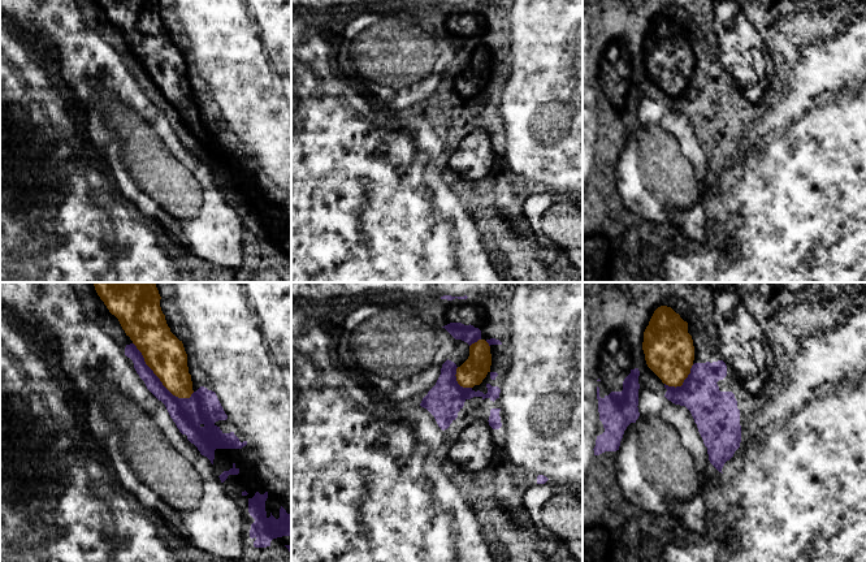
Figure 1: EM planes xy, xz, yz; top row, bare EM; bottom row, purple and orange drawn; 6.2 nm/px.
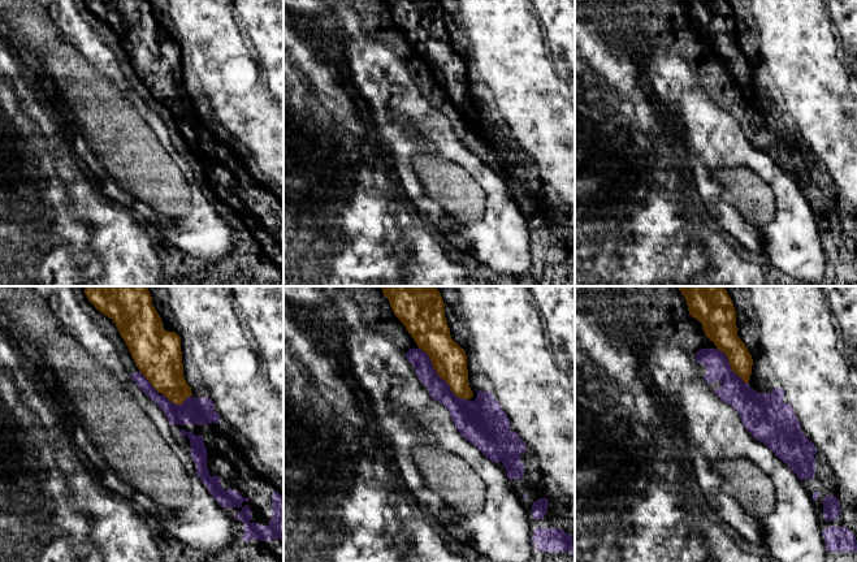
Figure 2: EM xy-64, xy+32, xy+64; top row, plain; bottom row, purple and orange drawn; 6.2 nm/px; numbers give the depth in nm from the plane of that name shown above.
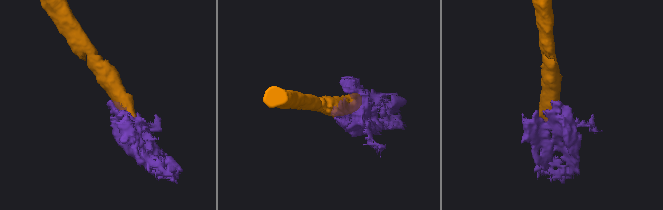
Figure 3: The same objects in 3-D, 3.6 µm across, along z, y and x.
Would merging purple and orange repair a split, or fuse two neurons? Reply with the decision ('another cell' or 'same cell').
same cell

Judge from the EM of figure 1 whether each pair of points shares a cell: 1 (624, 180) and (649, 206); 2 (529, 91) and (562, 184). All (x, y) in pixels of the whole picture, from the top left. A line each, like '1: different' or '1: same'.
1: same
2: same

